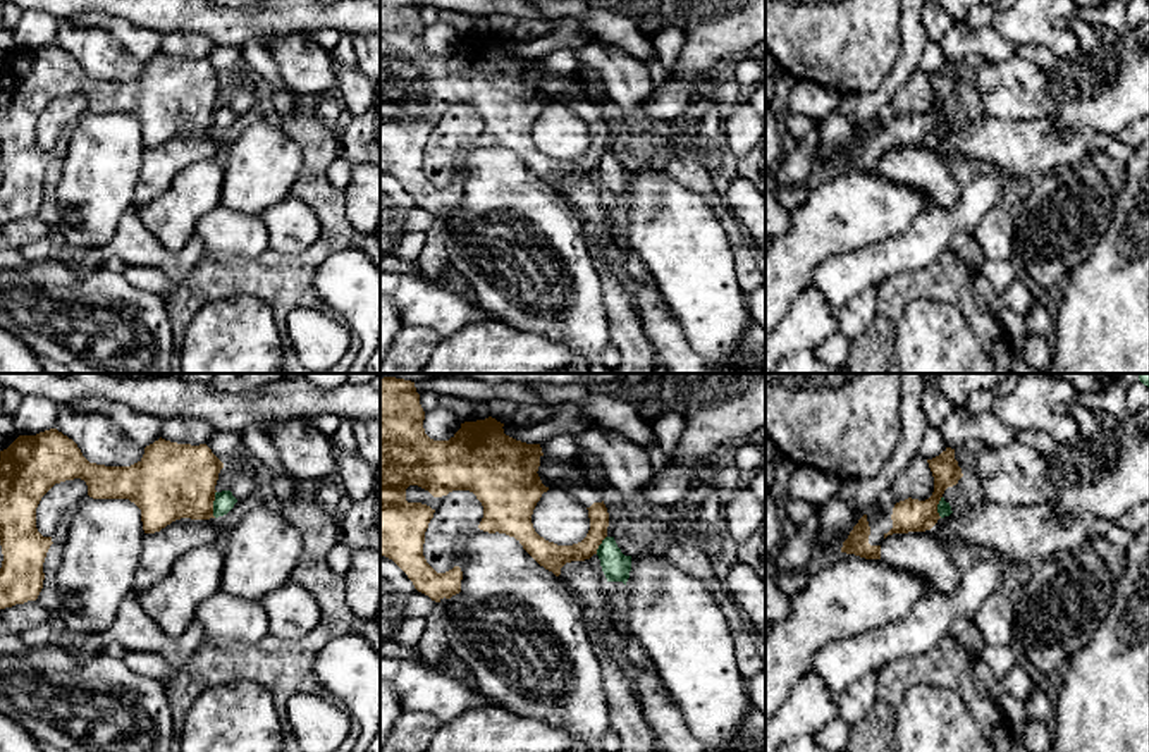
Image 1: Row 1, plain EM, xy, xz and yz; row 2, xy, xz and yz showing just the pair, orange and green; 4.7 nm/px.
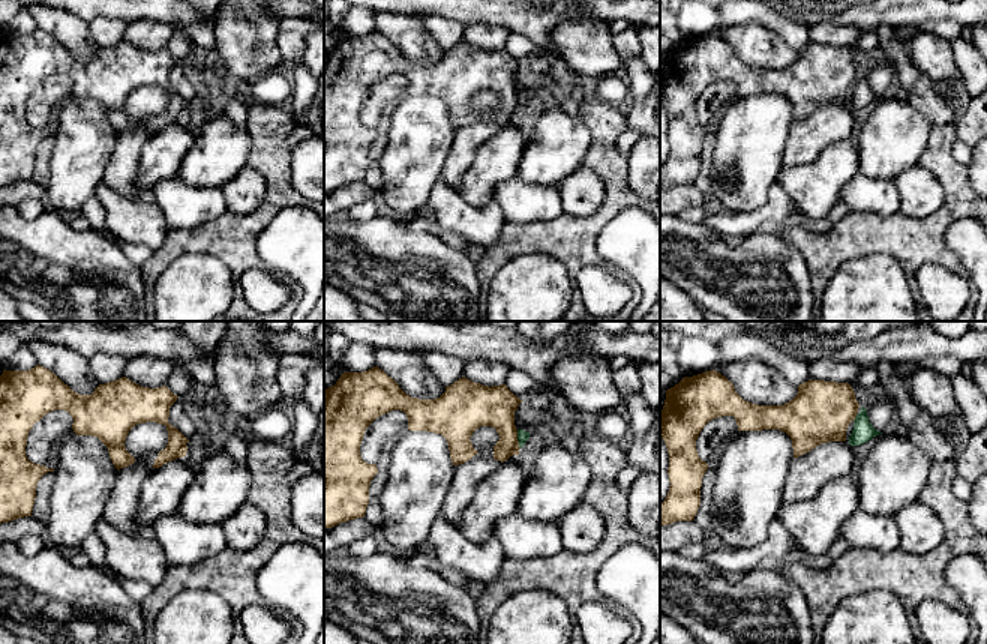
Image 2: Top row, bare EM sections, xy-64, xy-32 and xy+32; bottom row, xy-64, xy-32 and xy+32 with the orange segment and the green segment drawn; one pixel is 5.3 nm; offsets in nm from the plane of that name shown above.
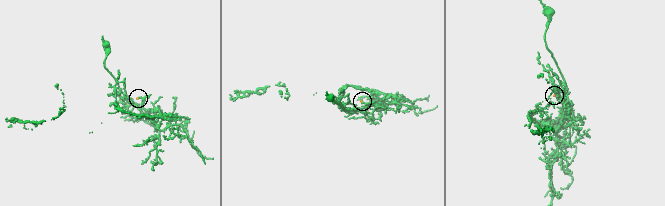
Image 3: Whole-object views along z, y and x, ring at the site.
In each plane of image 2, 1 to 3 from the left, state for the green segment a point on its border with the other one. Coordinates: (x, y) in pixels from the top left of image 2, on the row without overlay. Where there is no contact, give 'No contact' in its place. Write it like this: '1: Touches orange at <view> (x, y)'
1: No contact
2: Touches orange at xy-32 (516, 102)
3: Touches orange at xy+32 (855, 80)

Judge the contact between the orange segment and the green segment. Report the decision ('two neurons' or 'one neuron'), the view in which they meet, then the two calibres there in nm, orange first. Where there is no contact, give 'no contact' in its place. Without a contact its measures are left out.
two neurons | xy | 360/100 nm

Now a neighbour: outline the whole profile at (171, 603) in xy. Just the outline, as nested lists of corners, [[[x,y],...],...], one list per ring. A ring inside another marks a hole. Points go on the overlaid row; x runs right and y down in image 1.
[[[213,542],[179,558],[163,580],[136,599],[167,635],[181,635],[196,619],[196,607],[220,590],[220,580],[222,551]]]

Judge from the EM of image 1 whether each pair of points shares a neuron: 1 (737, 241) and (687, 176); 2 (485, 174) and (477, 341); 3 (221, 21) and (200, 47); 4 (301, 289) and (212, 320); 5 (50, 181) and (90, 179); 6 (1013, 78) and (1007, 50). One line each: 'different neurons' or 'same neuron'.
1: same neuron
2: different neurons
3: different neurons
4: different neurons
5: different neurons
6: different neurons

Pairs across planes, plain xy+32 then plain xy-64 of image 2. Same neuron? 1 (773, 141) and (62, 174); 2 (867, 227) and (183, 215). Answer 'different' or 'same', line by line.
1: same
2: different

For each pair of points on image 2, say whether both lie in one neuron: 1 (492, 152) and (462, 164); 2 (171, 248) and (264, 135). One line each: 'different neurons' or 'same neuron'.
1: different neurons
2: same neuron

